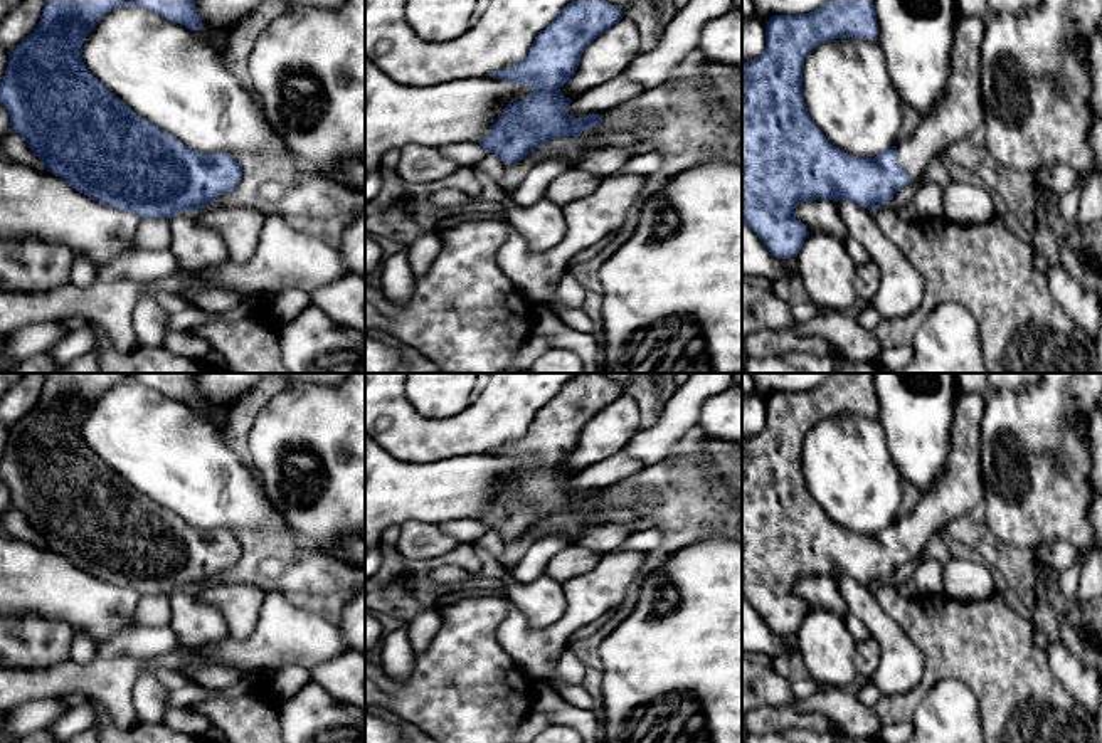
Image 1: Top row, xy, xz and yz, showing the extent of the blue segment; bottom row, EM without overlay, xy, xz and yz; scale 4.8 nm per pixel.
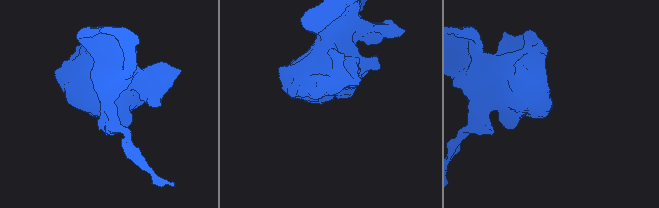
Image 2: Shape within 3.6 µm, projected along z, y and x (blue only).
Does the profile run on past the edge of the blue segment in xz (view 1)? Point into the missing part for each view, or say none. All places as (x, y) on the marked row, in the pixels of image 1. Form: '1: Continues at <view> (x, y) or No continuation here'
1: No continuation here

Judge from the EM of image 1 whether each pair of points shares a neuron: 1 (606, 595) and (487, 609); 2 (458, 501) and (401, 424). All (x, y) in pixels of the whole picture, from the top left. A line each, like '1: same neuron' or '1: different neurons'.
1: different neurons
2: different neurons

